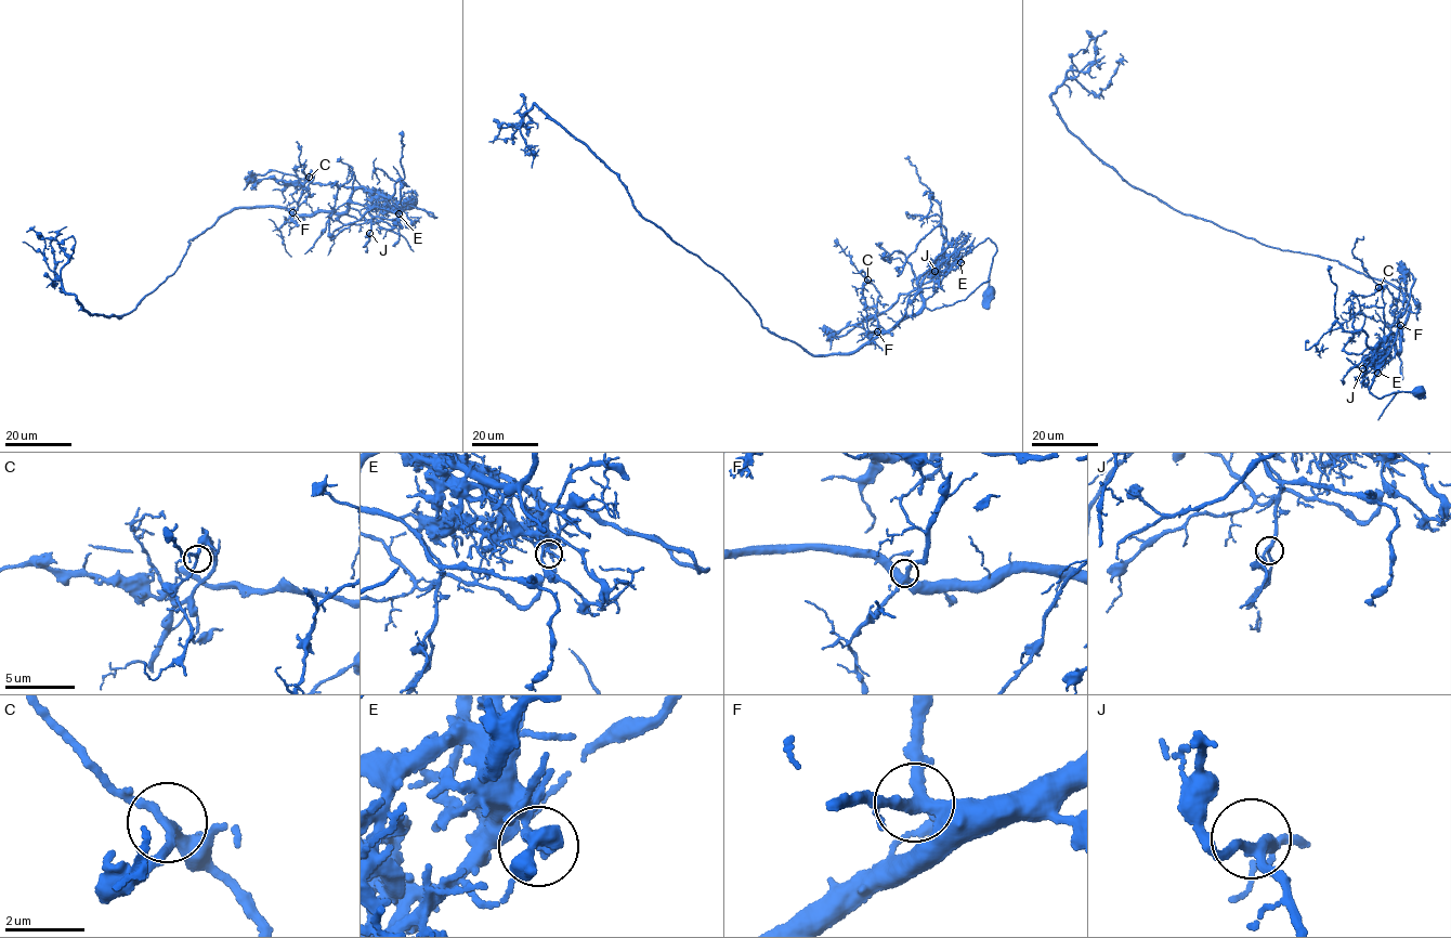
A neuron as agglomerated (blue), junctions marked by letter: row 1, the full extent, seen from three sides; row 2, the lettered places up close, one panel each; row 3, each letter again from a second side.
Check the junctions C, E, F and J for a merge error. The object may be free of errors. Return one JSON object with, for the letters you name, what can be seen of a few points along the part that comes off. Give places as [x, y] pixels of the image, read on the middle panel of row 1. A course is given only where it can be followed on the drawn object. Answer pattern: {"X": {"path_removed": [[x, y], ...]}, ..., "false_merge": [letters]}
{"E": {"path_removed": [[961, 262], [955, 259], [845, 335], [837, 336], [834, 331], [852, 325], [864, 328], [874, 349]]}, "false_merge": ["E"]}

